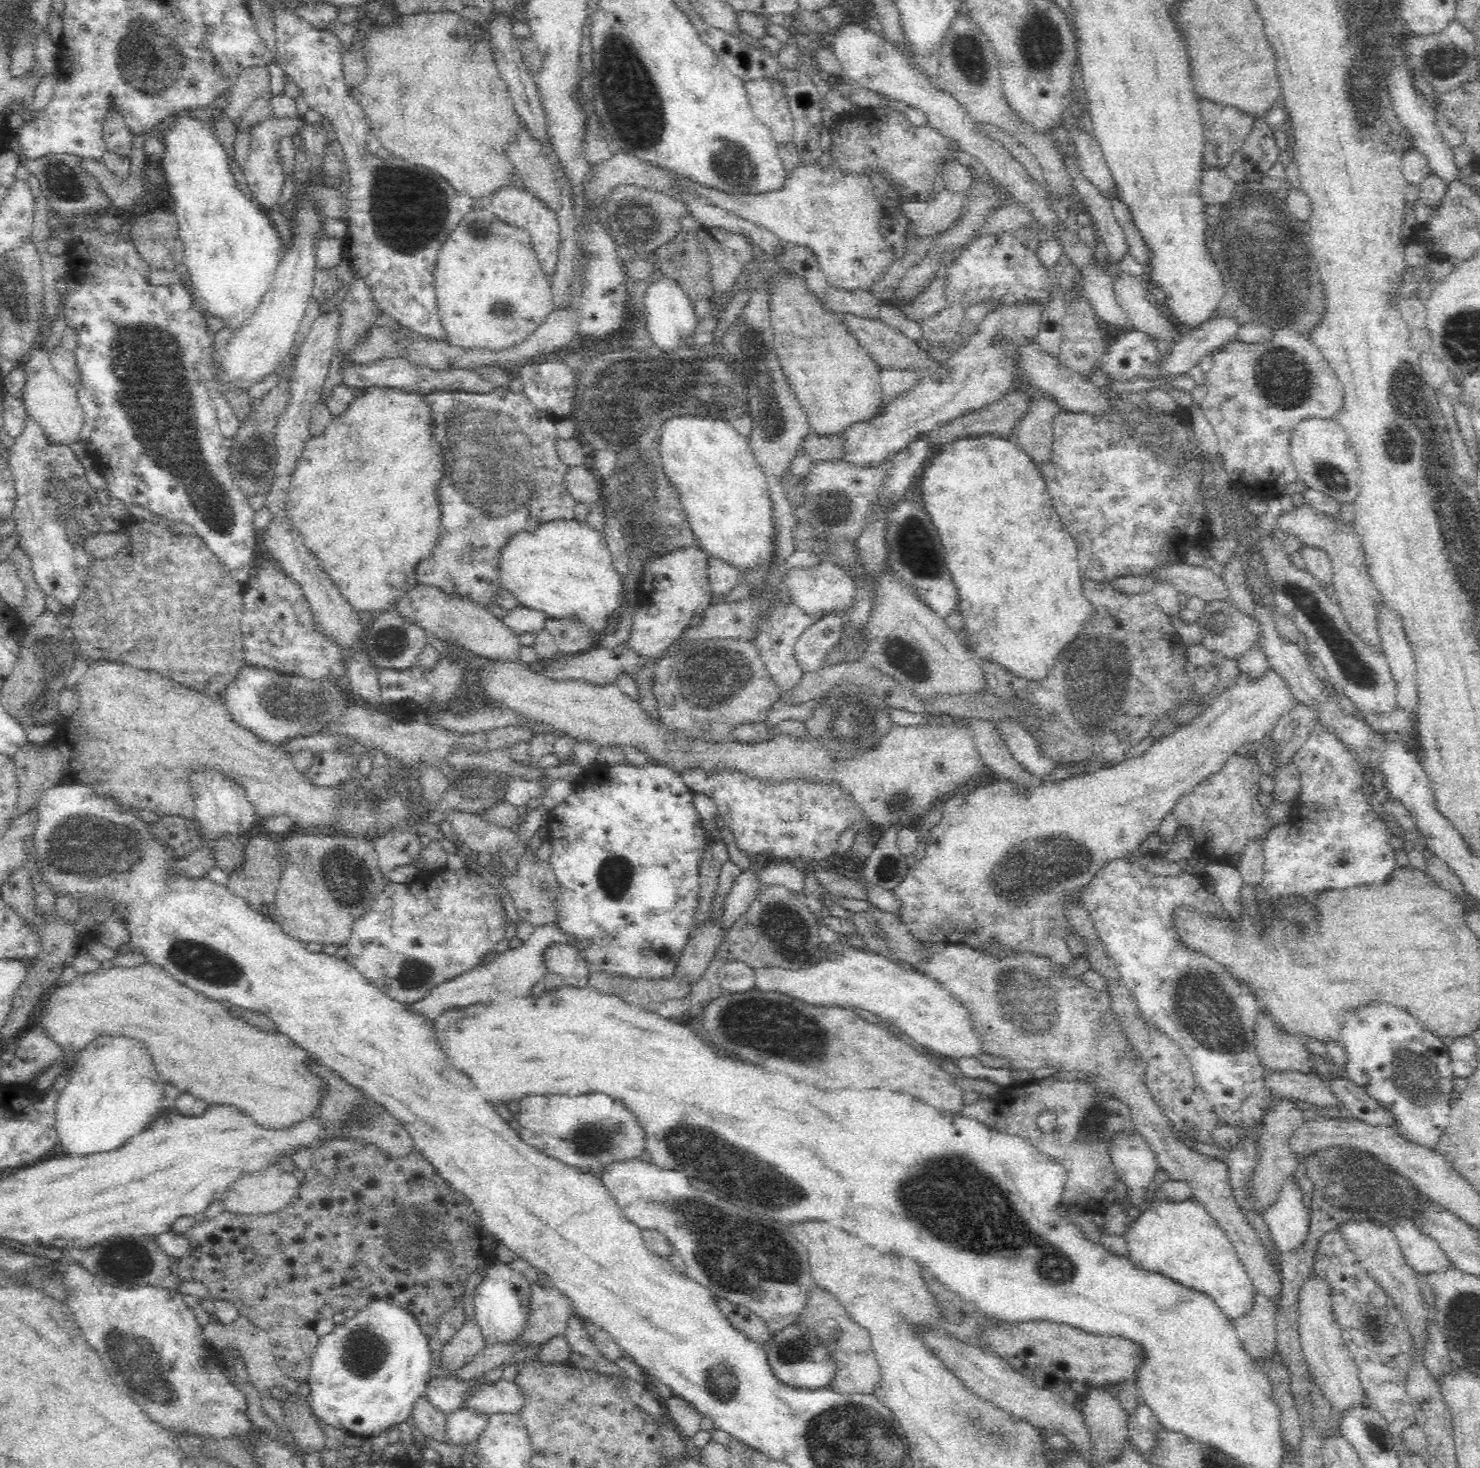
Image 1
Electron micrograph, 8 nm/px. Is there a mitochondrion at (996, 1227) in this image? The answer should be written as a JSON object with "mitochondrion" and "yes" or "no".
{"mitochondrion":"yes"}

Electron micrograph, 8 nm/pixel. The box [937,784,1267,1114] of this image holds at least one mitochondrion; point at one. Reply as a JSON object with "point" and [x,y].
{"point":[1014,880]}

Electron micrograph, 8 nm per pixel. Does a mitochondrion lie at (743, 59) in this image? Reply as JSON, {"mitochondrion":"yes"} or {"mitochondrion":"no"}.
{"mitochondrion":"no"}

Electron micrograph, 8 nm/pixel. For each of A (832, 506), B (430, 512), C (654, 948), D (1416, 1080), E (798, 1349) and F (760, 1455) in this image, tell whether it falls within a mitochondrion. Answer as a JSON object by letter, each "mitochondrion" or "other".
{"A":"mitochondrion","B":"other","C":"mitochondrion","D":"mitochondrion","E":"mitochondrion","F":"other"}

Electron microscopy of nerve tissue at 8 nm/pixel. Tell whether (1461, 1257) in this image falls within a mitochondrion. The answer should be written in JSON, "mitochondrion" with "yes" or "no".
{"mitochondrion":"no"}

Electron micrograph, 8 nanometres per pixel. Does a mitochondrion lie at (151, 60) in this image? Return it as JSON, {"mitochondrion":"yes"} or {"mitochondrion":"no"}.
{"mitochondrion":"yes"}

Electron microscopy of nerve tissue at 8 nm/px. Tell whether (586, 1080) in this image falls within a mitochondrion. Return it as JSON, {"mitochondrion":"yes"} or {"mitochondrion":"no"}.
{"mitochondrion":"no"}

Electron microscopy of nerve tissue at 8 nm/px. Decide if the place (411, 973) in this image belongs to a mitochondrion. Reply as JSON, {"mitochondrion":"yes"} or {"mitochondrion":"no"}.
{"mitochondrion":"yes"}

